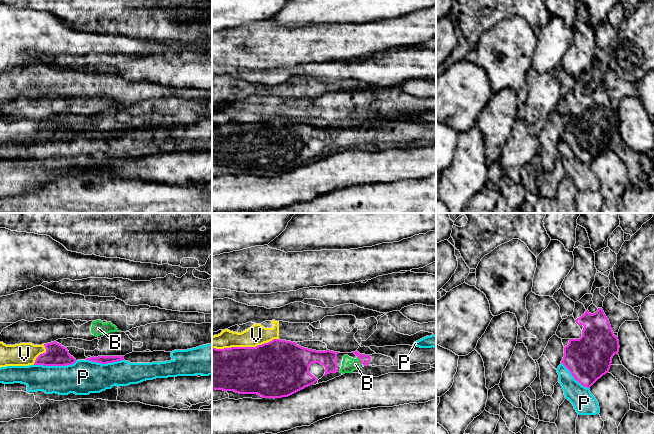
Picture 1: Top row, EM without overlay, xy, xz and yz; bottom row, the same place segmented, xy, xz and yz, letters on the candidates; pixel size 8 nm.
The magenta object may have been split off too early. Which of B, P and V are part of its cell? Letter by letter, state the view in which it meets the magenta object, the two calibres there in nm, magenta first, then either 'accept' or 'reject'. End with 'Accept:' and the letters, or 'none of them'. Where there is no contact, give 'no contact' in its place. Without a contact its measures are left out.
B: xz | 80/80 nm | accept
P: xy | 180/280 nm | reject
V: xz | 420/160 nm | reject
Accept: B

